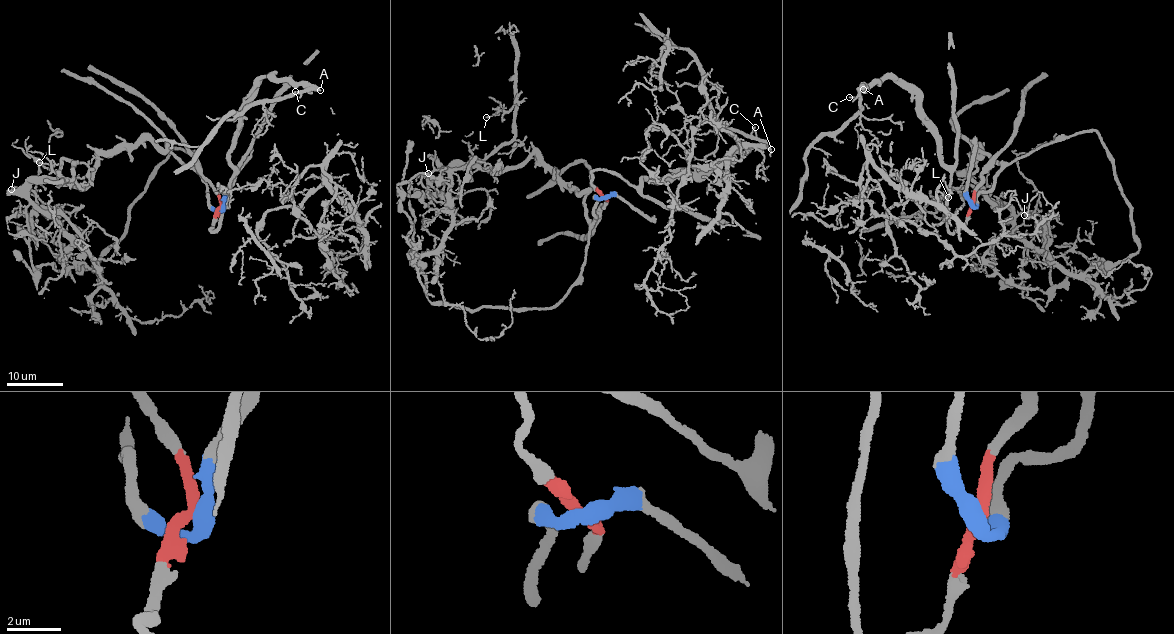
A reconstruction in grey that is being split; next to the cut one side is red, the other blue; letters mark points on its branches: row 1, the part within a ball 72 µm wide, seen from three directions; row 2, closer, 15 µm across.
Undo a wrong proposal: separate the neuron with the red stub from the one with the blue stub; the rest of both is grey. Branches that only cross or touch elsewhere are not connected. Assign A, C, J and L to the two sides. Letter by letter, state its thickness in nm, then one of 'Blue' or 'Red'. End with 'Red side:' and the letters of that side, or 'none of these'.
A: Thickness 360 nm. Red
C: Thickness 130 nm. Red
J: Thickness 550 nm. Blue
L: Thickness 120 nm. Blue
Red side: A, C

